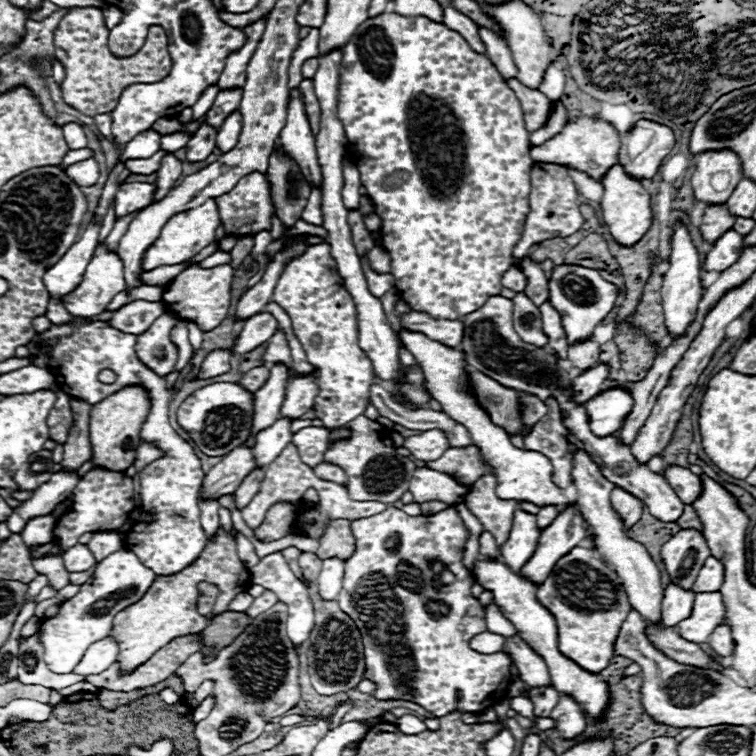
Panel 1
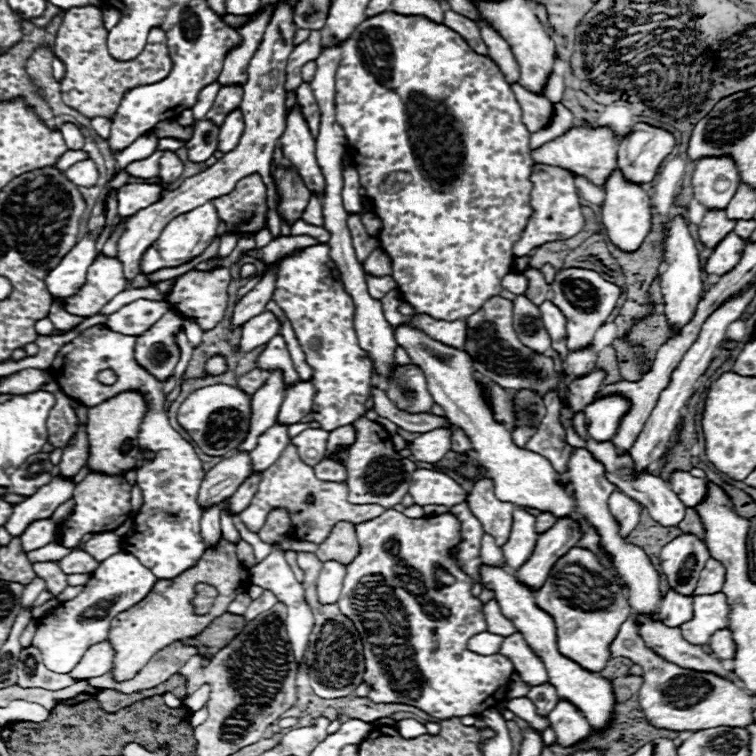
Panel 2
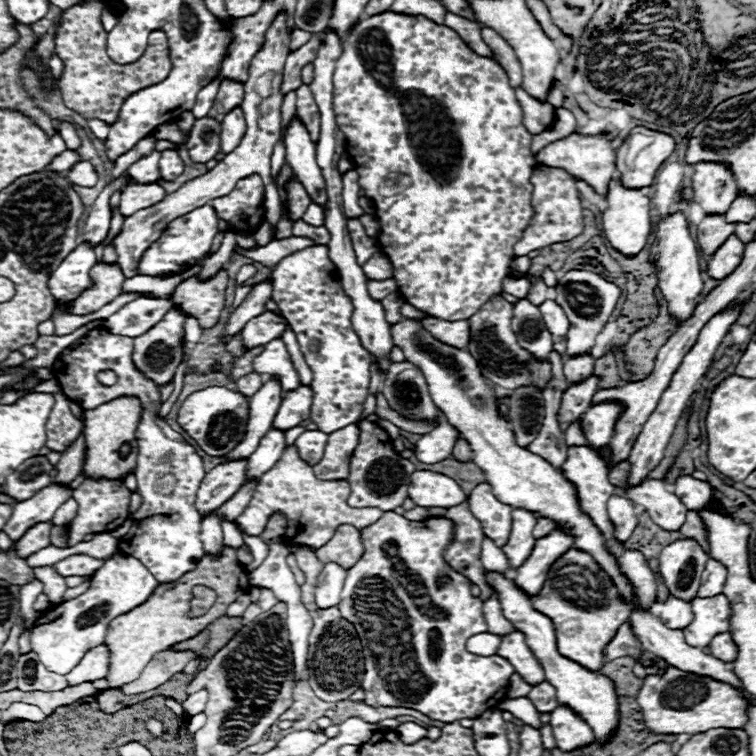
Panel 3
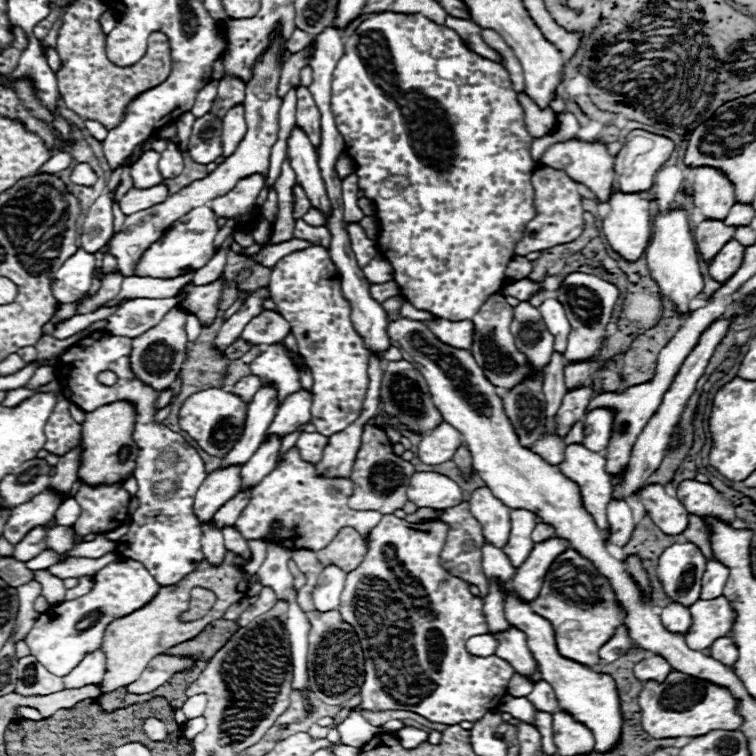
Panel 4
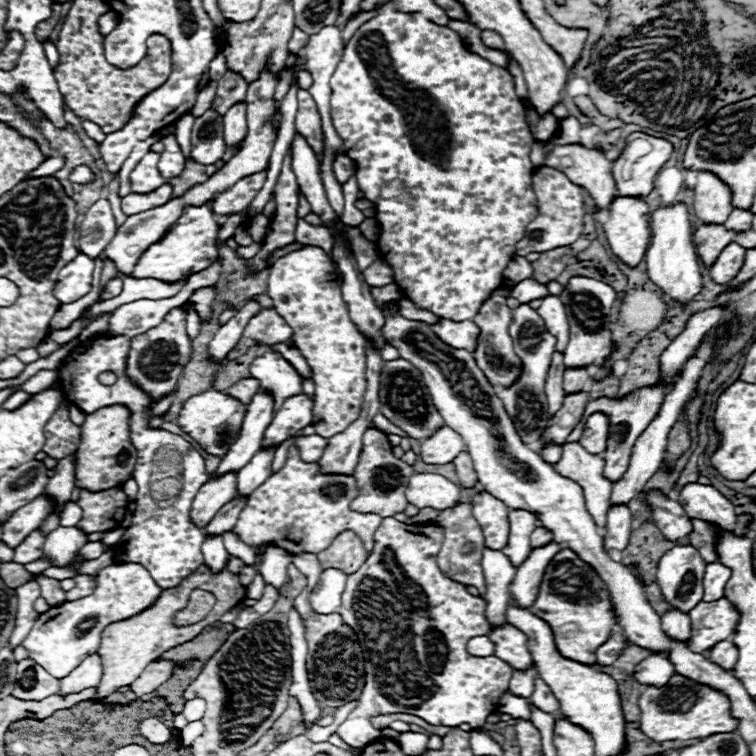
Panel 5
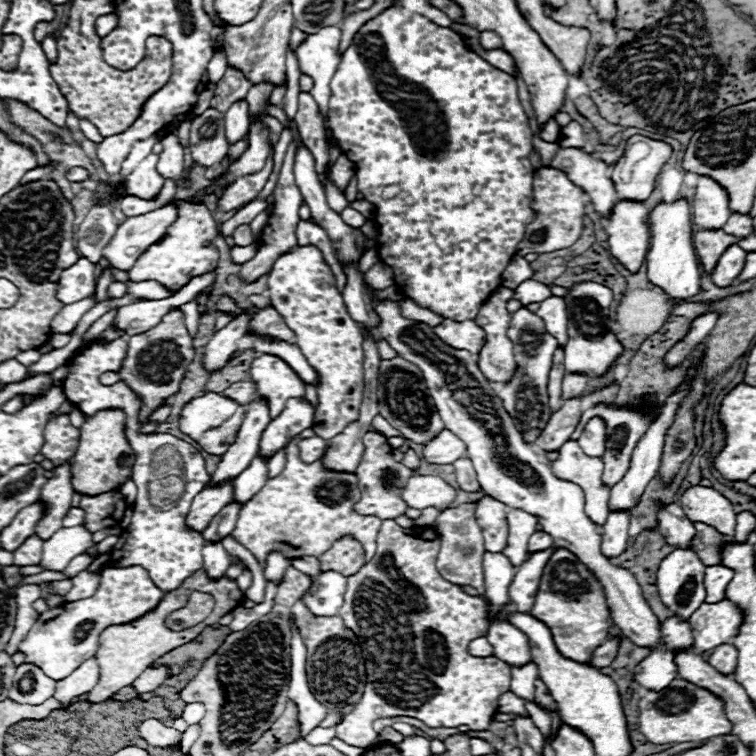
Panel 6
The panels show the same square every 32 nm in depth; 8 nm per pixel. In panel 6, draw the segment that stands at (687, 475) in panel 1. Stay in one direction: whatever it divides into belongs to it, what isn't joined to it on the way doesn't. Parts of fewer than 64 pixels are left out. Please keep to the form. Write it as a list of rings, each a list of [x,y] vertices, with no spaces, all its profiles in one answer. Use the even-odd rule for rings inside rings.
[[[690,486],[680,496],[680,506],[684,508],[688,520],[704,522],[716,528],[724,536],[734,536],[736,512],[728,498],[708,486]]]

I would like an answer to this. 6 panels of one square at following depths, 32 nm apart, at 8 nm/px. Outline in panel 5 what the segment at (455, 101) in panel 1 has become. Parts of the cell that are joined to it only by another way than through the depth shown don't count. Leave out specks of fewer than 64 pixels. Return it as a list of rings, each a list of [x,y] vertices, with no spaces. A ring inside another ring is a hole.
[[[382,10],[368,22],[364,22],[358,32],[348,40],[344,48],[344,56],[340,64],[336,66],[336,72],[332,76],[332,98],[330,98],[330,112],[336,132],[340,134],[344,142],[344,154],[354,160],[356,164],[356,178],[358,188],[364,194],[366,200],[370,200],[376,208],[376,222],[380,226],[380,234],[376,240],[380,256],[392,266],[394,270],[394,282],[398,284],[400,292],[406,294],[408,300],[412,300],[418,308],[430,310],[438,318],[448,320],[472,320],[484,300],[498,290],[504,282],[504,268],[516,254],[516,242],[524,238],[526,224],[536,218],[534,208],[534,190],[532,190],[532,172],[534,164],[530,162],[530,148],[532,148],[532,134],[526,124],[526,112],[524,106],[514,90],[514,80],[508,74],[508,70],[484,60],[482,56],[470,52],[462,38],[450,30],[448,26],[438,26],[424,18],[422,14],[408,14],[408,12],[396,12],[396,10]],[[392,180],[402,180],[402,192],[390,200],[384,200],[380,196],[382,186]]]

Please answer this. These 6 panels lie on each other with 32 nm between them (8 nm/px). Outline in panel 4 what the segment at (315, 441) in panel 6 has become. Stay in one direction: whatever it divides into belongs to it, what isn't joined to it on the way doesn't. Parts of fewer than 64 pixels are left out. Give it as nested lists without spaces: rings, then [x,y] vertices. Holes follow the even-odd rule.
[[[302,432],[296,442],[296,448],[306,462],[317,464],[322,458],[326,444],[328,444],[328,438],[322,436],[320,432]]]

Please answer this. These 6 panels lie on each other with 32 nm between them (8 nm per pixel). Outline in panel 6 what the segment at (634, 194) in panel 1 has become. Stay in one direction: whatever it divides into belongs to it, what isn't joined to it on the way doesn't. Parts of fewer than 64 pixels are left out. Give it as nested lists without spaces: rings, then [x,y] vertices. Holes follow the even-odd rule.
[[[618,200],[612,208],[610,220],[604,226],[608,234],[608,246],[614,258],[620,260],[630,272],[636,272],[650,248],[648,208],[644,202]]]

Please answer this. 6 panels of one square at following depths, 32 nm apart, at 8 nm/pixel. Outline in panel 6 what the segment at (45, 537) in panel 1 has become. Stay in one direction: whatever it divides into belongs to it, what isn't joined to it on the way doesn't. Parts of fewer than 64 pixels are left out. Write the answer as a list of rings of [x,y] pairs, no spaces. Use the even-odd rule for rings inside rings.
[[[32,534],[28,540],[24,540],[24,544],[20,544],[20,548],[16,548],[14,552],[14,564],[18,566],[28,566],[28,564],[38,564],[42,558],[42,538]]]

